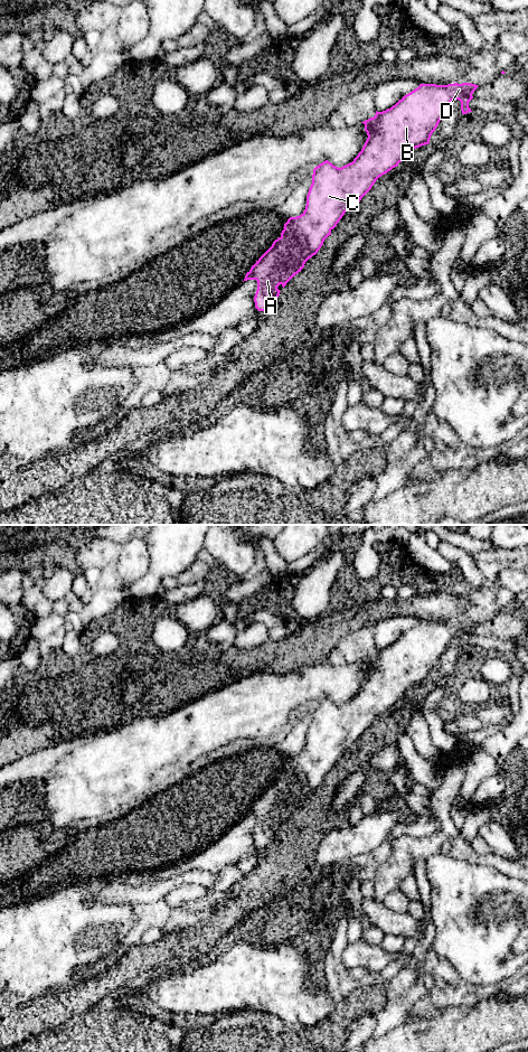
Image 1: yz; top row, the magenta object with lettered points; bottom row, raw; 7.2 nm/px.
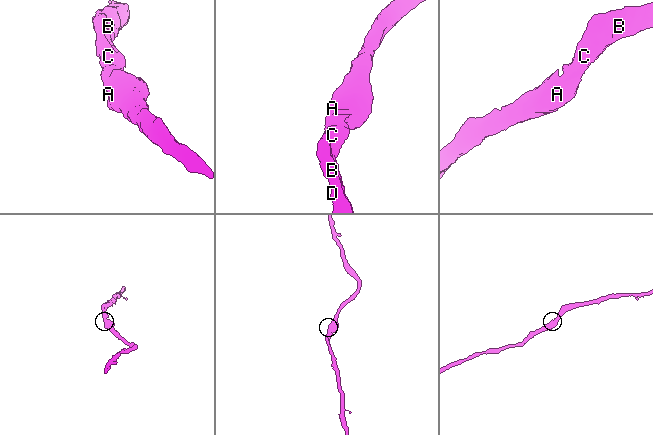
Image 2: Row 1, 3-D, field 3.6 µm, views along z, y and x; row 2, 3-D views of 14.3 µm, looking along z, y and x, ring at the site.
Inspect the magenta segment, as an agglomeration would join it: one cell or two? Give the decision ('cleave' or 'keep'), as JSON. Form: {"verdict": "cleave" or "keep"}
{"verdict": "keep"}

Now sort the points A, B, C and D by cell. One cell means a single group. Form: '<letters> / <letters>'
A B C D

